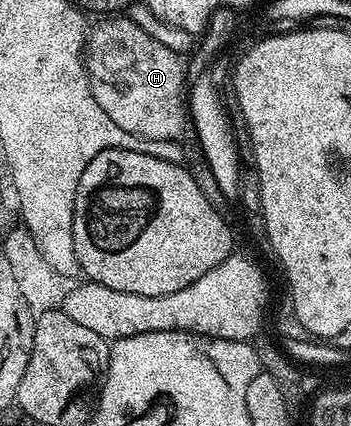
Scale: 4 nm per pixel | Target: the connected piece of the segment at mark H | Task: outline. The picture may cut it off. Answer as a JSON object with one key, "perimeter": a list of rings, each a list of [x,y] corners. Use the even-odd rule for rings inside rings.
{"perimeter":[[[109,17],[106,23],[92,28],[87,39],[88,70],[91,72],[92,89],[101,103],[101,108],[119,125],[119,129],[127,129],[127,133],[135,133],[151,141],[164,139],[180,140],[187,129],[187,67],[171,48],[160,43],[149,31],[144,31],[137,23],[129,19]]]}

